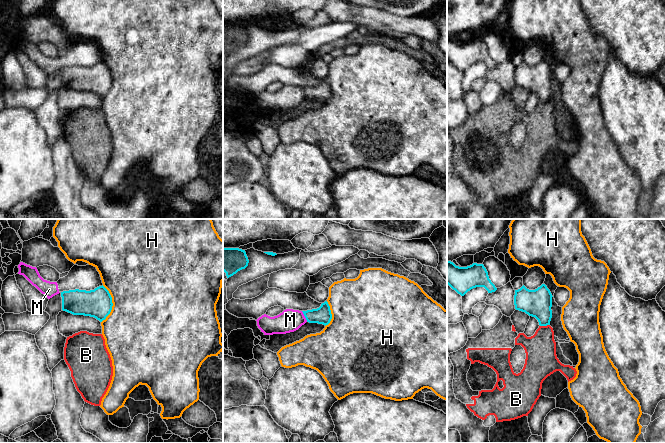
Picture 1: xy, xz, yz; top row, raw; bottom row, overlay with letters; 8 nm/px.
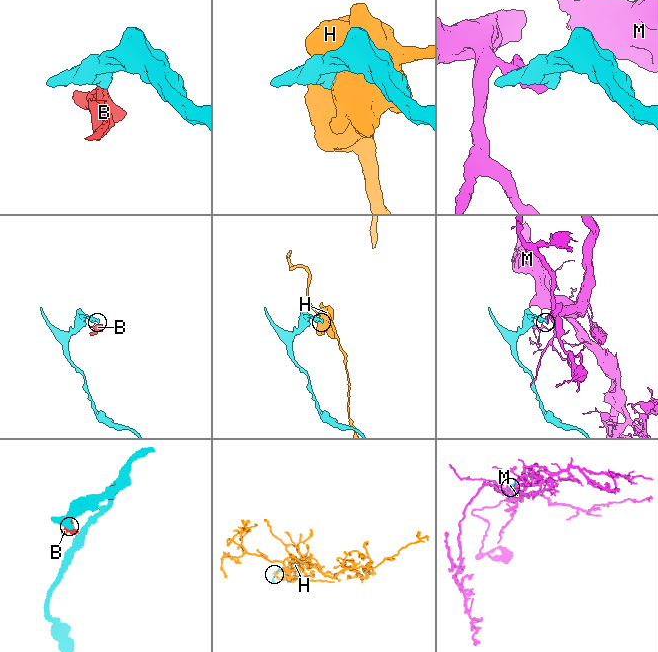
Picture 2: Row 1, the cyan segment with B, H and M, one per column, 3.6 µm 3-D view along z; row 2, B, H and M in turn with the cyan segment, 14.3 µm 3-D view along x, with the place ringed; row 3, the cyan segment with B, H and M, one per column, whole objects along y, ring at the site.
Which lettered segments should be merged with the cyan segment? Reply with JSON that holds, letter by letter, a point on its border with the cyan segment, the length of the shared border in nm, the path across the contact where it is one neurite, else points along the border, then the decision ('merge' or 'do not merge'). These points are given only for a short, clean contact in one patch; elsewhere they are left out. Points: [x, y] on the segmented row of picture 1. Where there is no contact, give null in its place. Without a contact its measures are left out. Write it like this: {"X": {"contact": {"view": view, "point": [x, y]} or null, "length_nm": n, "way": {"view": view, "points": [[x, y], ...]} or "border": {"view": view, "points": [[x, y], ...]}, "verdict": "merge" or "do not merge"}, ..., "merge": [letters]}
{"B": {"contact": {"view": "yz", "point": [544, 325]}, "length_nm": 80, "border": {"view": "yz", "points": [[549, 324], [540, 326]]}, "verdict": "do not merge"}, "H": {"contact": {"view": "xy", "point": [112, 304]}, "length_nm": 300, "border": {"view": "xy", "points": [[103, 285], [111, 297], [112, 309], [101, 322]]}, "verdict": "do not merge"}, "M": {"contact": {"view": "xz", "point": [304, 315]}, "length_nm": 100, "verdict": "do not merge"}, "merge": []}

